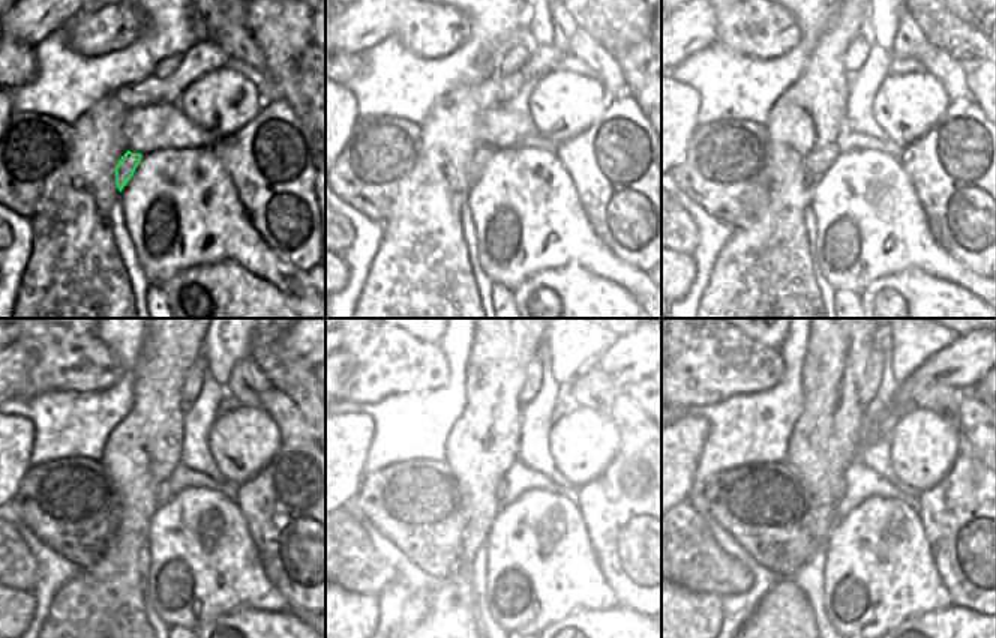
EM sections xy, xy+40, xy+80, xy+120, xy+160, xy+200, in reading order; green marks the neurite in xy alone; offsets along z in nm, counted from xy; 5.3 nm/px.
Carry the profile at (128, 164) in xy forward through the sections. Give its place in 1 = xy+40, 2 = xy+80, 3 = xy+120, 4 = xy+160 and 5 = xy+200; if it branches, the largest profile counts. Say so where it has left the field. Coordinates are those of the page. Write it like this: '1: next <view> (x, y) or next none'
1: next xy+40 (480, 158)
2: next xy+80 (818, 162)
3: next xy+120 (162, 494)
4: next xy+160 (500, 493)
5: next xy+200 (839, 487)

